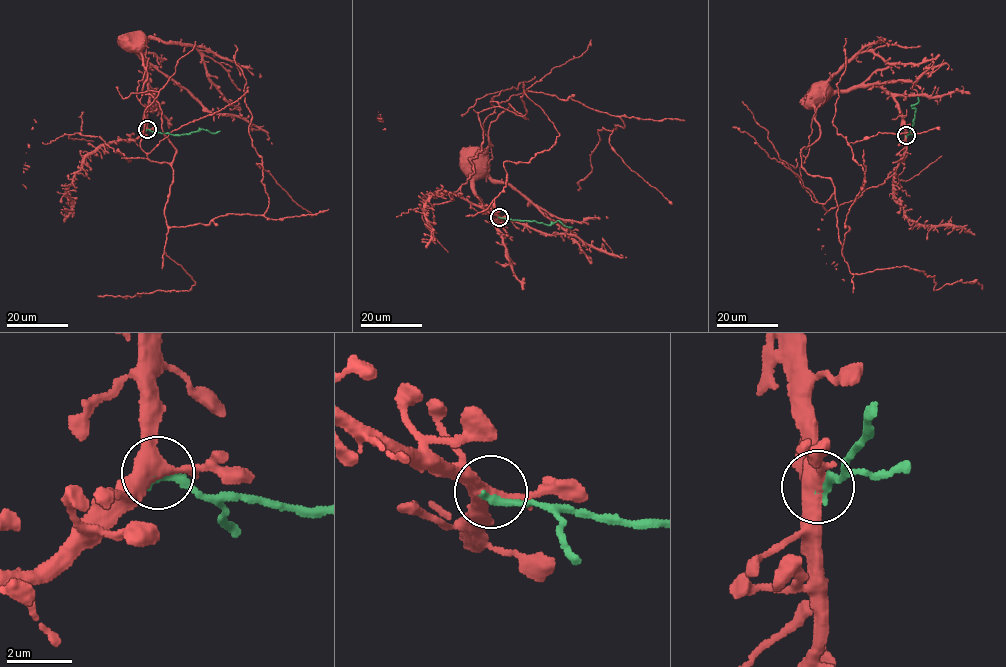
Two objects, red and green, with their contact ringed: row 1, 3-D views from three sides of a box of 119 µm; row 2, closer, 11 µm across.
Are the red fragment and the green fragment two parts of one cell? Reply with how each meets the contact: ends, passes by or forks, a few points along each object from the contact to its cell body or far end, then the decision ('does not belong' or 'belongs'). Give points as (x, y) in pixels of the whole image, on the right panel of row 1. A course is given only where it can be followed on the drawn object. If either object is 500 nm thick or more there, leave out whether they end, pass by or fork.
red forks | green ends | red via (906, 135), (905, 120), (896, 100), (883, 89), (863, 85), (834, 90), (824, 86), (822, 92) | green via (906, 135), (913, 120), (915, 110), (912, 105), (918, 102), (917, 97) | does not belong

